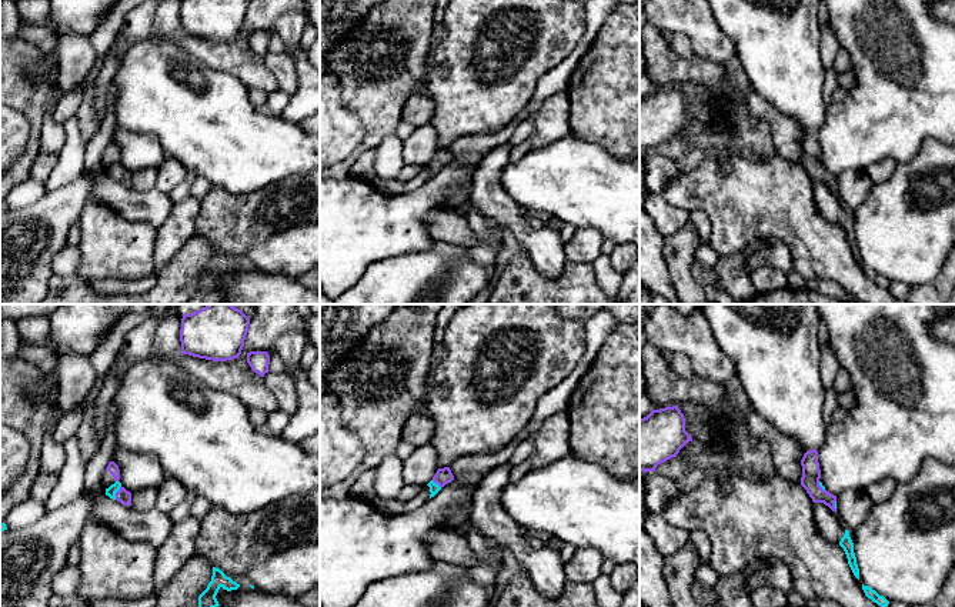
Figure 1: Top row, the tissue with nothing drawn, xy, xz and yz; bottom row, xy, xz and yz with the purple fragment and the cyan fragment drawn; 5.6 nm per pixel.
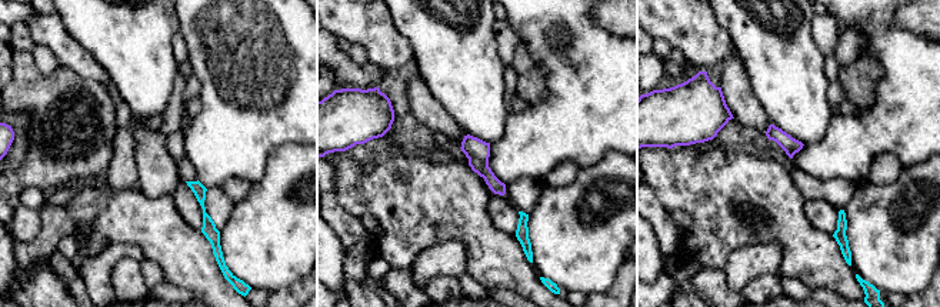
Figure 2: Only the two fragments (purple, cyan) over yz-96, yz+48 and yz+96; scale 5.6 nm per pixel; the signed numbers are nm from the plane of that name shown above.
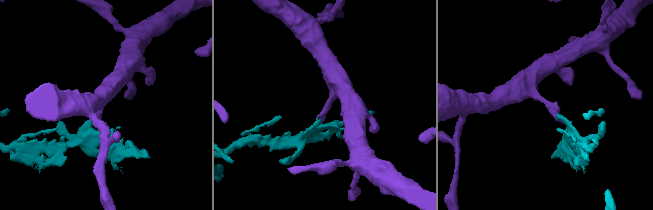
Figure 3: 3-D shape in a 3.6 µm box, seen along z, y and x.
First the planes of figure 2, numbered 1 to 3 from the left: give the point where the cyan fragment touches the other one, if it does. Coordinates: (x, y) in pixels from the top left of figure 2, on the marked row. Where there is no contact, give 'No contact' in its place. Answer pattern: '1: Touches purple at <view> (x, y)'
1: No contact
2: No contact
3: No contact

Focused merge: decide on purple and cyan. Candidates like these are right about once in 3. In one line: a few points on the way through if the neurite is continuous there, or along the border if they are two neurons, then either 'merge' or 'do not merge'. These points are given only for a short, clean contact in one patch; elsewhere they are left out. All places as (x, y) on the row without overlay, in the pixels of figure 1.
border xy (120, 166), (114, 179); do not merge

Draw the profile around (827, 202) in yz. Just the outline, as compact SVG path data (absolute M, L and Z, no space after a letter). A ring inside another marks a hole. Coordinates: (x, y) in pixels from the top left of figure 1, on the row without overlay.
M814 183L814 203L817 211L831 223L839 223L845 214L845 206L839 200L838 194L832 191L824 183Z

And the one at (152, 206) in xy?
M111 83L106 94L106 116L91 140L86 143L83 173L93 177L89 200L106 206L127 221L146 221L158 229L174 206L168 194L157 189L138 191L100 171L98 157L111 141L116 127L116 89Z

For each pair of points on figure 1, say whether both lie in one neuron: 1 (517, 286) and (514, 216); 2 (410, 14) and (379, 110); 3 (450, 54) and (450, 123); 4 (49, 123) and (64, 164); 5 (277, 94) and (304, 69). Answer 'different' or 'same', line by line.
1: different
2: same
3: same
4: different
5: different

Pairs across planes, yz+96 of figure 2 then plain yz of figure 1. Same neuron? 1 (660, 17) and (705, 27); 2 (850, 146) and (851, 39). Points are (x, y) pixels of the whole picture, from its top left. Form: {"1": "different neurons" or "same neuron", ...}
{"1": "same neuron", "2": "same neuron"}

